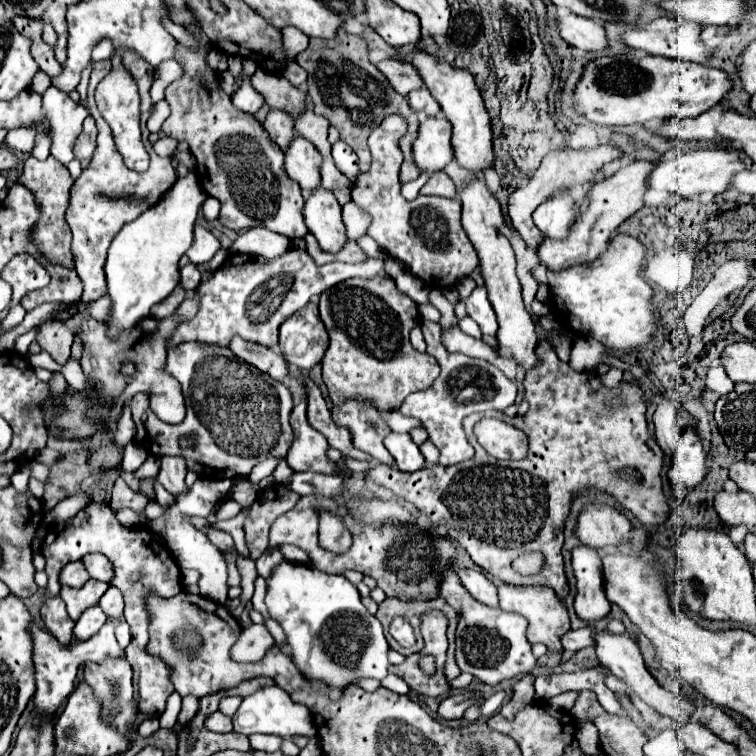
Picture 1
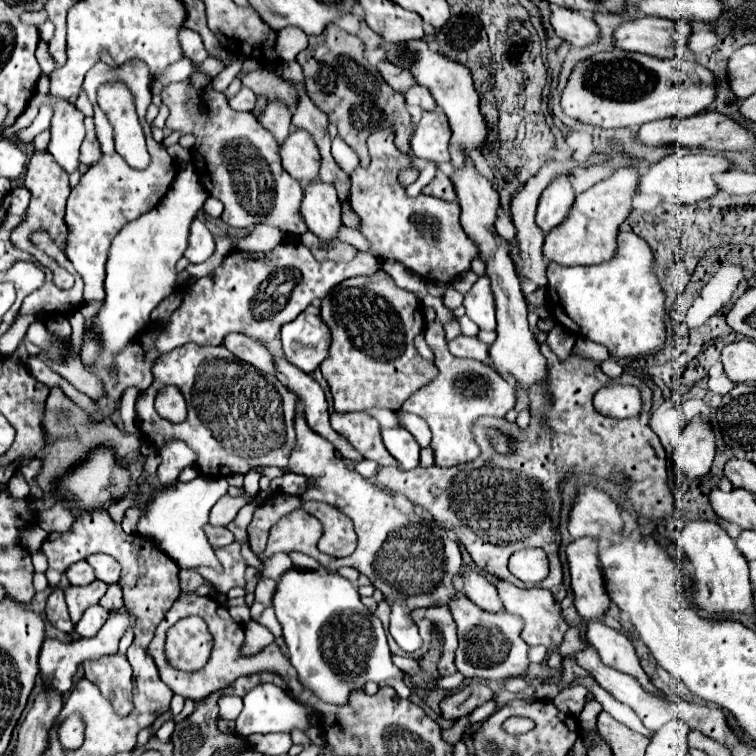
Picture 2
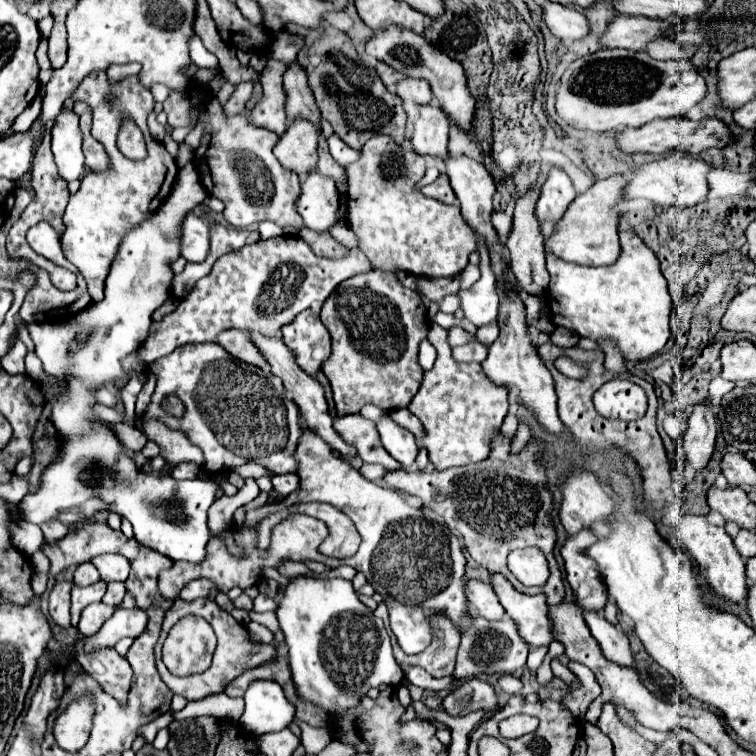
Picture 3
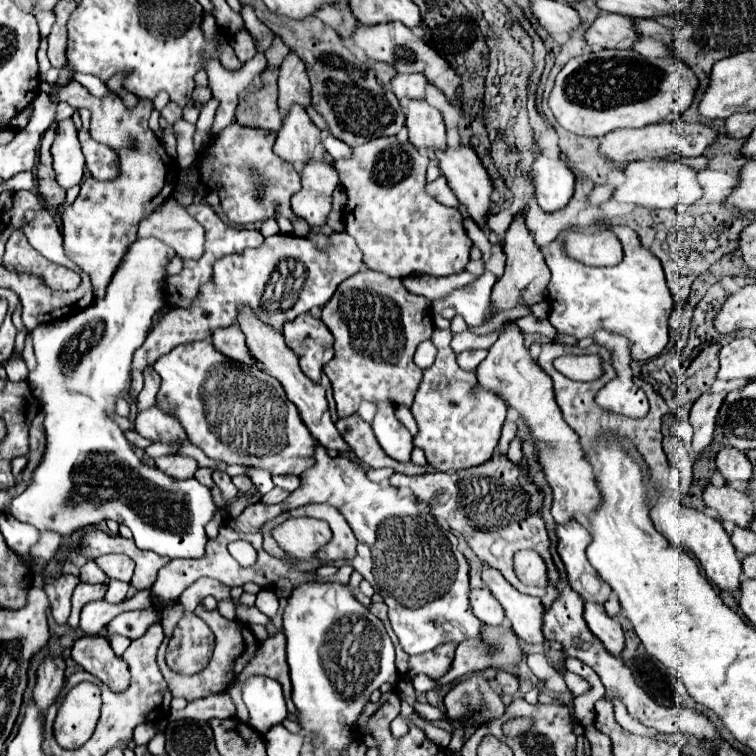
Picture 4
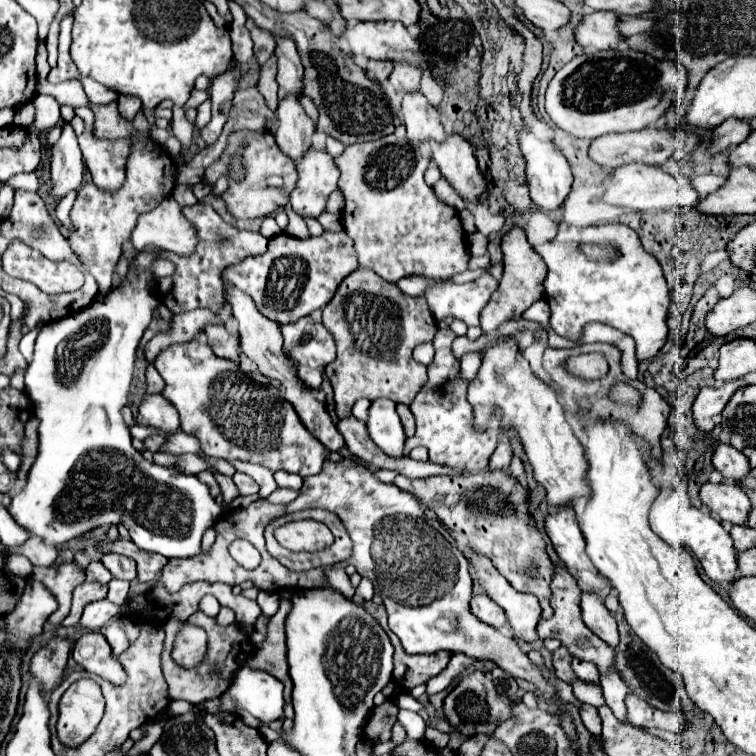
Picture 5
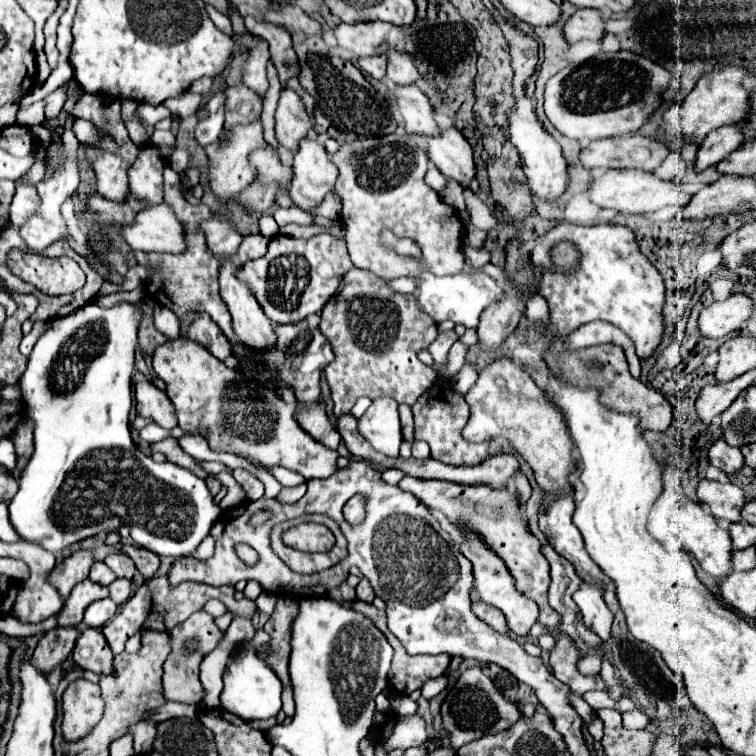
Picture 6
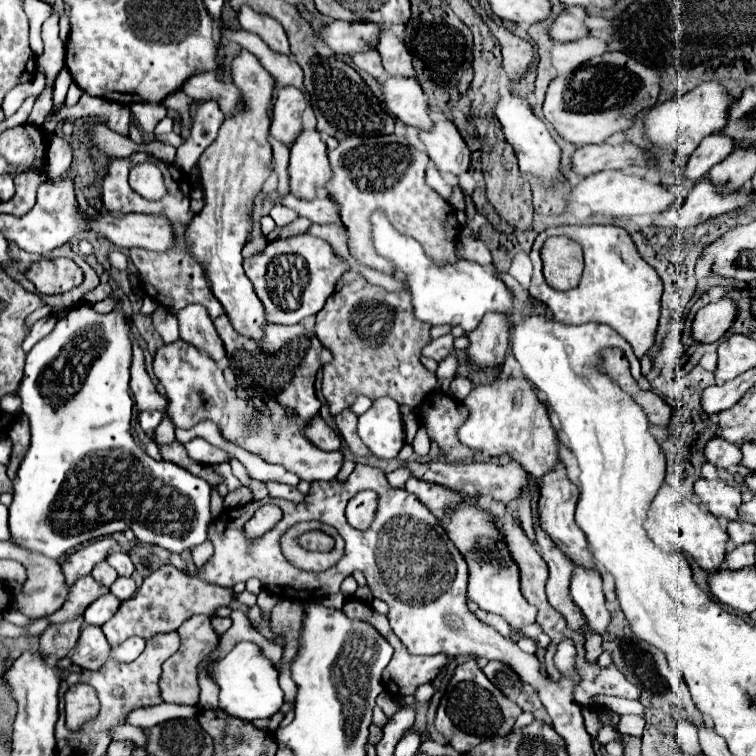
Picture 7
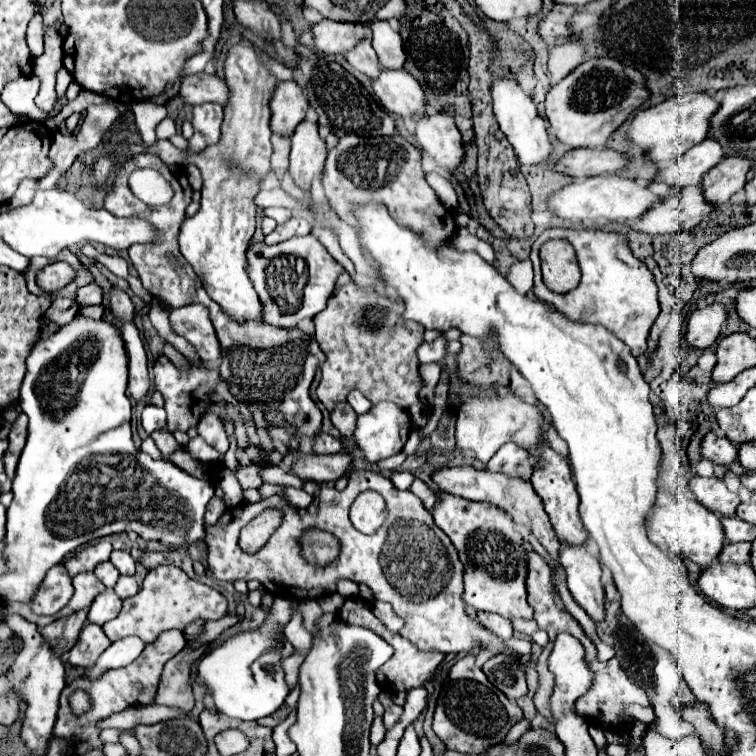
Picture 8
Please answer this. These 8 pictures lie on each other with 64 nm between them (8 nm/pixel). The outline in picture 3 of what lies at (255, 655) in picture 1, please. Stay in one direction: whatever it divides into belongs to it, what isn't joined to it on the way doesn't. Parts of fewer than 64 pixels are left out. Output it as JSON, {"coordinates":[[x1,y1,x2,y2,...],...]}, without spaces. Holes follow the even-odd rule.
{"coordinates":[[248,622,248,624,246,624,246,628,248,628,248,632,250,632,252,640,254,640,254,642,258,642,258,644,270,644,270,642,274,640,272,632,270,632,268,628,264,628,264,626,260,626,260,624,256,624,256,622]]}

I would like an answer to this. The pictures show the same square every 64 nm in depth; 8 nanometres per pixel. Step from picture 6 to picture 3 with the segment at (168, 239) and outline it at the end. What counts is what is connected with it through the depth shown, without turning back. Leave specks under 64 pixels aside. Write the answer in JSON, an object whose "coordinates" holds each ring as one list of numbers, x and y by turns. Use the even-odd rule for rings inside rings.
{"coordinates":[[188,214,182,224,180,232,180,252,188,262,202,262,208,254,208,226,196,218,194,214]]}

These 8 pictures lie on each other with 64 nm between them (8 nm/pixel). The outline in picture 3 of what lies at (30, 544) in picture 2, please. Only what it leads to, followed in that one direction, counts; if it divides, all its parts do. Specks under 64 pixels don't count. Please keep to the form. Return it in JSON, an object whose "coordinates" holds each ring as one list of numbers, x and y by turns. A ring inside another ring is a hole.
{"coordinates":[[14,520,12,524,8,524,8,532,12,536,14,548,20,548,20,552,24,552,26,556,32,556,44,540,42,530,36,524,24,520]]}

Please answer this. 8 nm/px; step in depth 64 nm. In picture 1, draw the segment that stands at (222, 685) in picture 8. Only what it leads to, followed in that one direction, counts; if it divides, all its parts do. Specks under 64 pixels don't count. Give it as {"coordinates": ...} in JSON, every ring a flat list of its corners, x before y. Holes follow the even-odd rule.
{"coordinates":[[264,686,260,690,256,690,254,694,246,696,238,708,238,712,232,718,234,724,234,732,240,734,278,734,278,736,294,736,294,734,302,734,308,738,316,736,316,726,312,720,312,714,306,706,296,704,290,700,288,692,284,692,280,686]]}

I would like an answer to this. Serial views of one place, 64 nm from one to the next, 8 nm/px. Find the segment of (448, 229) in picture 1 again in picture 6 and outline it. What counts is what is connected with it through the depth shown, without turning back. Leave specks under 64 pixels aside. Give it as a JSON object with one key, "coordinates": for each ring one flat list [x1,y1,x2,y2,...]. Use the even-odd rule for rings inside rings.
{"coordinates":[[388,134,388,136,380,136,380,138,370,138,370,146,364,144,362,140,354,140,354,142,346,142,340,146,340,150,336,154,332,154,332,162,334,166,338,168,338,180,334,184,334,192,342,198,342,220,344,220,344,228,346,228,346,246,348,246,348,252,350,252,350,258,354,262,356,268,364,268,364,270,370,270,374,272,376,276,384,278,384,280,392,280,392,278,400,278,400,276,420,276,420,272,432,272,436,276,450,276,450,274,456,274,456,272,462,272,464,270,464,254,460,252,460,246,462,246,462,220,458,216,458,212,444,204,444,200,440,200,438,192,434,192,432,188,428,188,424,184,424,174,426,174,426,168,428,168,428,156,424,150,420,148,410,148,406,144,406,140,402,136,396,136,396,134],[382,226,388,226,394,234,398,236,408,236,408,238,414,238,422,250,422,260,420,262,414,262,414,260,408,260,408,258,400,258,396,254,388,254,382,246,380,246,380,228]]}

